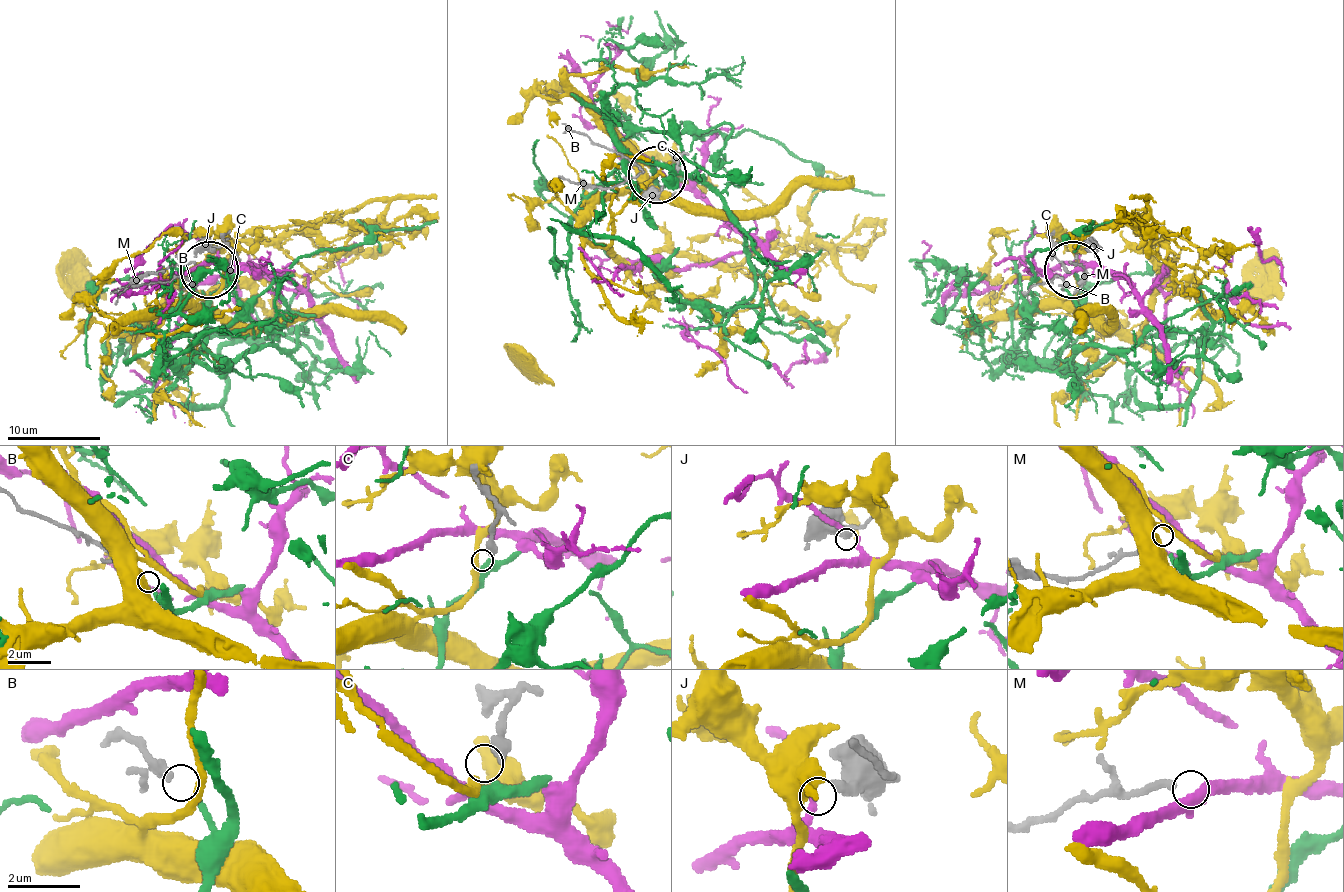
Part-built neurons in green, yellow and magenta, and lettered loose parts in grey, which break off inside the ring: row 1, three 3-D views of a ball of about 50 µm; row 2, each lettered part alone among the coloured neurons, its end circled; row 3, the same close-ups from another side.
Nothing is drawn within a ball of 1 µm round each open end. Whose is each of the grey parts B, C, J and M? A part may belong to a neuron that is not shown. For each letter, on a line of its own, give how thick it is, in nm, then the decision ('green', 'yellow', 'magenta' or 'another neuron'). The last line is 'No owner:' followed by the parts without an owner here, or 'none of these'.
B: 180 nm | green
C: 320 nm | another neuron
J: 320 nm | another neuron
M: 200 nm | magenta
No owner: C, J

